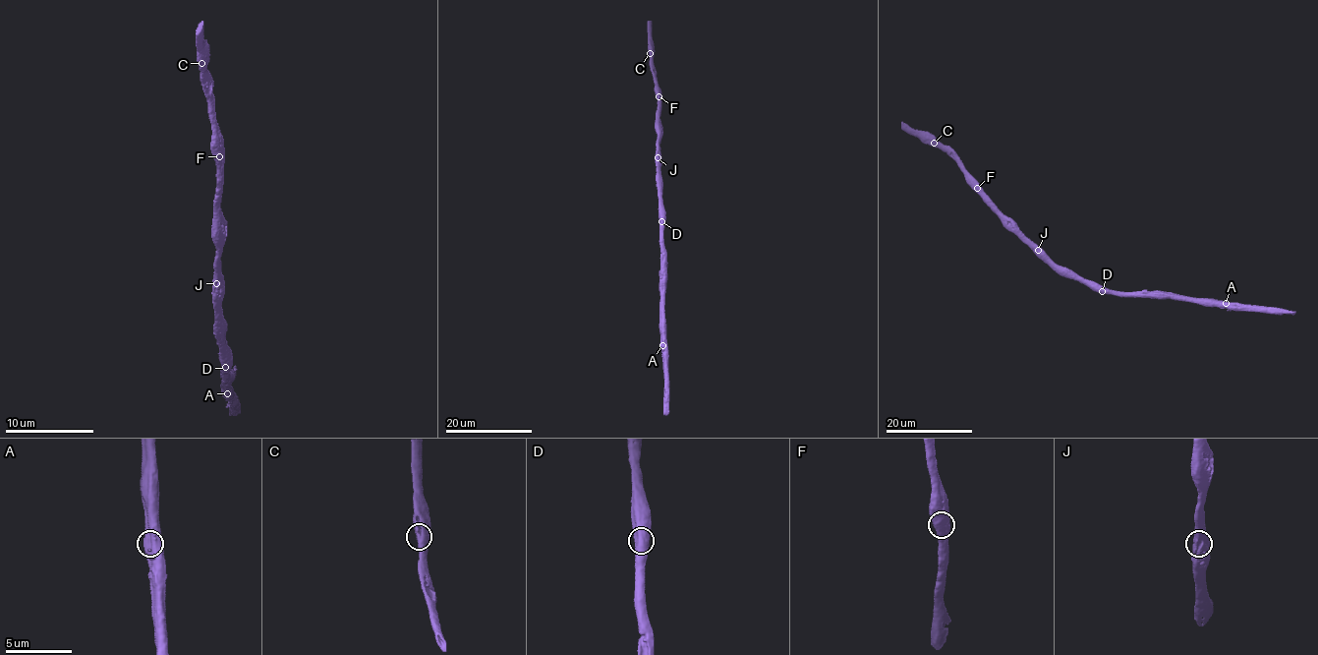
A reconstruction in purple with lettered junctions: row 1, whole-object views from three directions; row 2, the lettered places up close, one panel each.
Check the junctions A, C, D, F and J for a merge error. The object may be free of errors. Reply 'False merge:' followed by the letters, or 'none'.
False merge: A

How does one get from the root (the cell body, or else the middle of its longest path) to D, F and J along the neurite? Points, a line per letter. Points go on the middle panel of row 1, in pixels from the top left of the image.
D: (660, 190), (661, 221)
F: (660, 190), (658, 96)
J: (660, 190), (658, 157)

